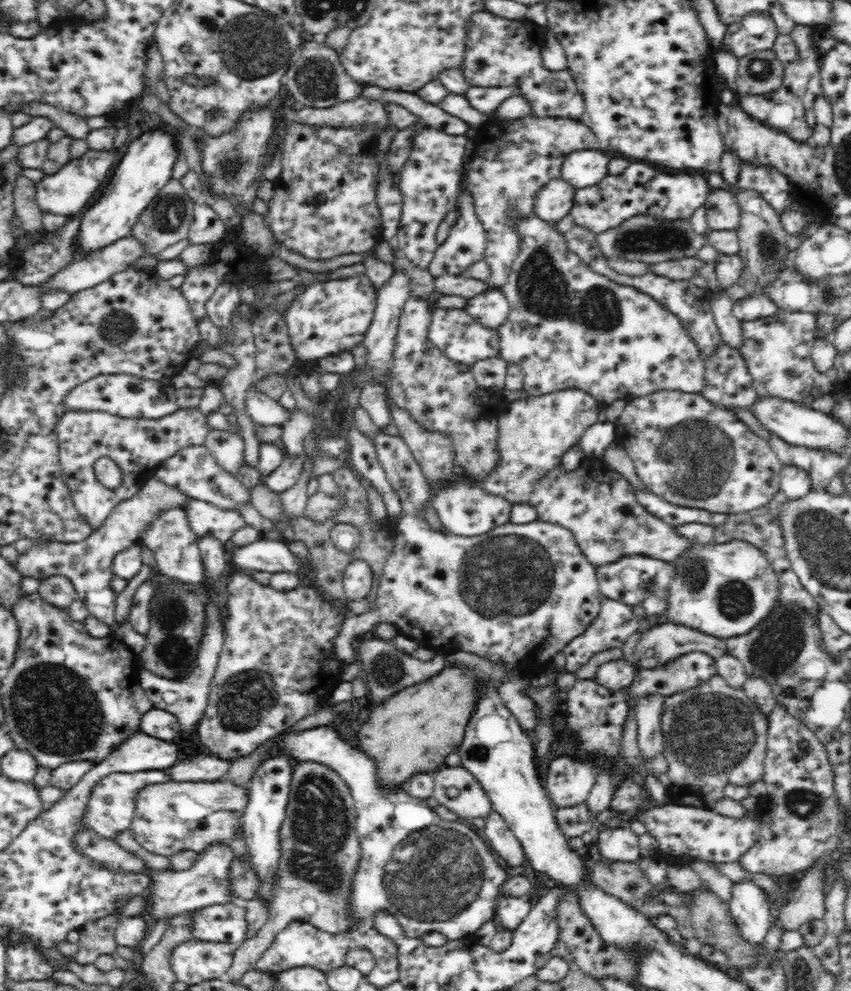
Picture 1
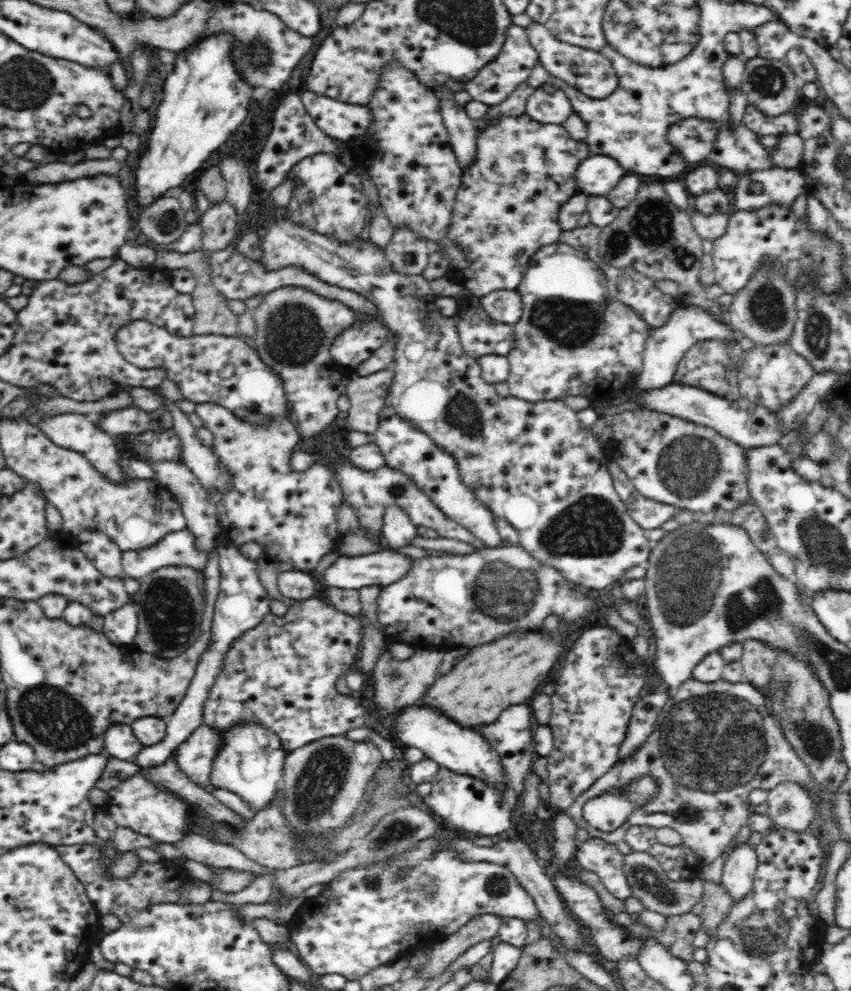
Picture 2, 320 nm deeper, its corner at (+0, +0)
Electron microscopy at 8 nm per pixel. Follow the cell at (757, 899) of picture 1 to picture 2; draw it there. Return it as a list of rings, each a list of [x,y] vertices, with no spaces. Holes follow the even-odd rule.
[[[748,843],[738,844],[724,860],[721,884],[734,901],[740,902],[750,894],[757,862],[756,849]]]

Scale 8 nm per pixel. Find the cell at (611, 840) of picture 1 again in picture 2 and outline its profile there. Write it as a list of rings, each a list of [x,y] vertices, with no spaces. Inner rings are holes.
[[[590,837],[578,843],[575,860],[584,870],[595,872],[612,897],[620,900],[631,897],[632,891],[623,873],[624,854],[615,844]]]

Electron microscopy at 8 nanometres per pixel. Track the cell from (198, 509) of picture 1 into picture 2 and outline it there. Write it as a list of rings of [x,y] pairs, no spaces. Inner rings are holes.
[[[183,528],[168,533],[160,542],[145,549],[122,551],[122,570],[126,577],[141,579],[162,567],[188,566],[202,570],[210,553],[202,553],[194,544],[195,536]]]

